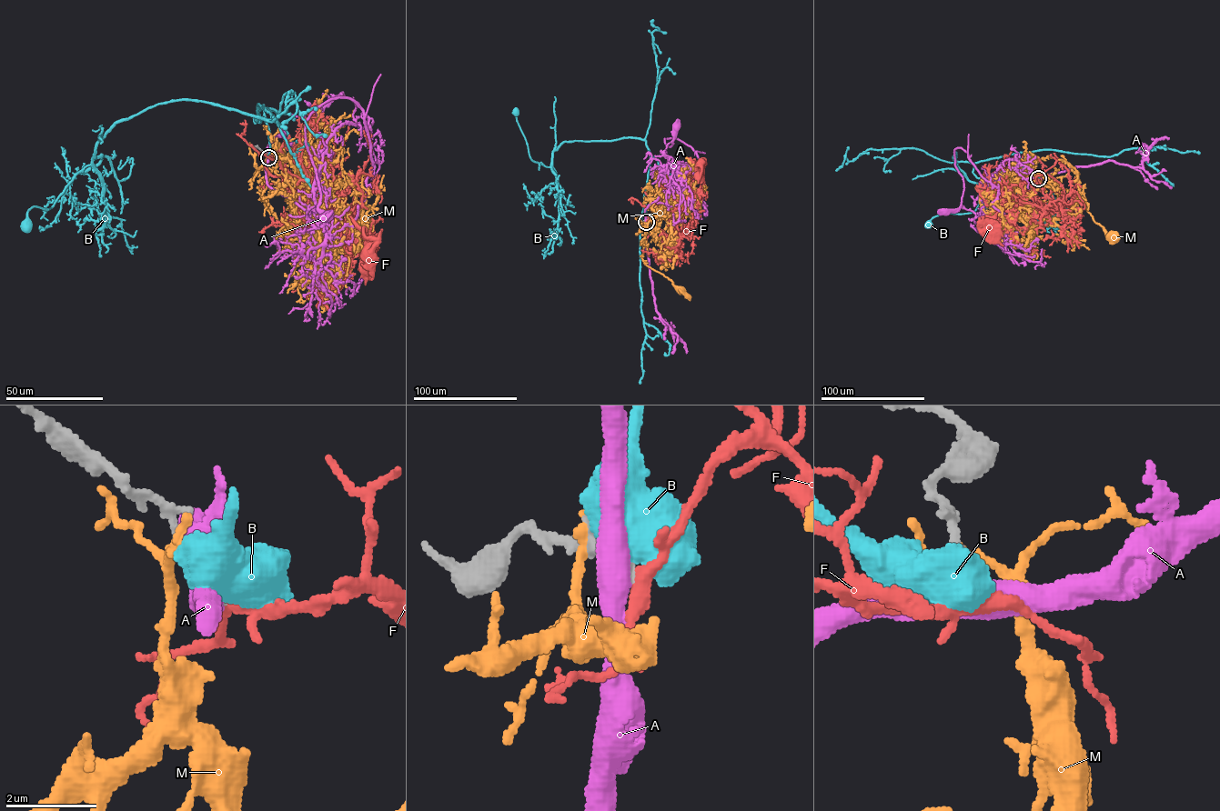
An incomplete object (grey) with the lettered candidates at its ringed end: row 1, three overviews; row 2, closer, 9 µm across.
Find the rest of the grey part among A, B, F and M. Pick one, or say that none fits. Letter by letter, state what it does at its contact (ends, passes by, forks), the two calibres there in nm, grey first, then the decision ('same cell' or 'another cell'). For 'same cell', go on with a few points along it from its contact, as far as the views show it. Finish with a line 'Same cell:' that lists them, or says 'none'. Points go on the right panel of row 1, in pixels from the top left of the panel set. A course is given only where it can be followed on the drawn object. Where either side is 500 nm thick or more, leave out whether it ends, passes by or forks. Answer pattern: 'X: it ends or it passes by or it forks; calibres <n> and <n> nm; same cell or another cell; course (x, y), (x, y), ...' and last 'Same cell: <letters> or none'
A: calibres 190 and 500 nm; another cell
B: calibres 240 and 750 nm; another cell
F: it forks; calibres 180 and 240 nm; same cell; course (1038, 178), (1035, 178), (1043, 194), (1060, 206), (1013, 209), (1008, 229), (1024, 248), (1051, 256)
M: it ends; calibres 180 and 260 nm; another cell
Same cell: F

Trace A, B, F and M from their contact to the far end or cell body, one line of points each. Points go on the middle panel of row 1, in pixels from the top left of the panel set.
A: (646, 222), (645, 210), (677, 176), (685, 185), (700, 176), (693, 149), (676, 138), (666, 145), (677, 125)
B: (645, 221), (650, 159), (645, 140), (564, 141), (546, 166), (529, 156), (516, 111)
F: (646, 222), (654, 221), (674, 241), (674, 210), (680, 195), (690, 189), (688, 197), (673, 212), (679, 230)
M: (645, 221), (648, 225), (642, 255), (643, 263), (667, 277), (680, 290)

